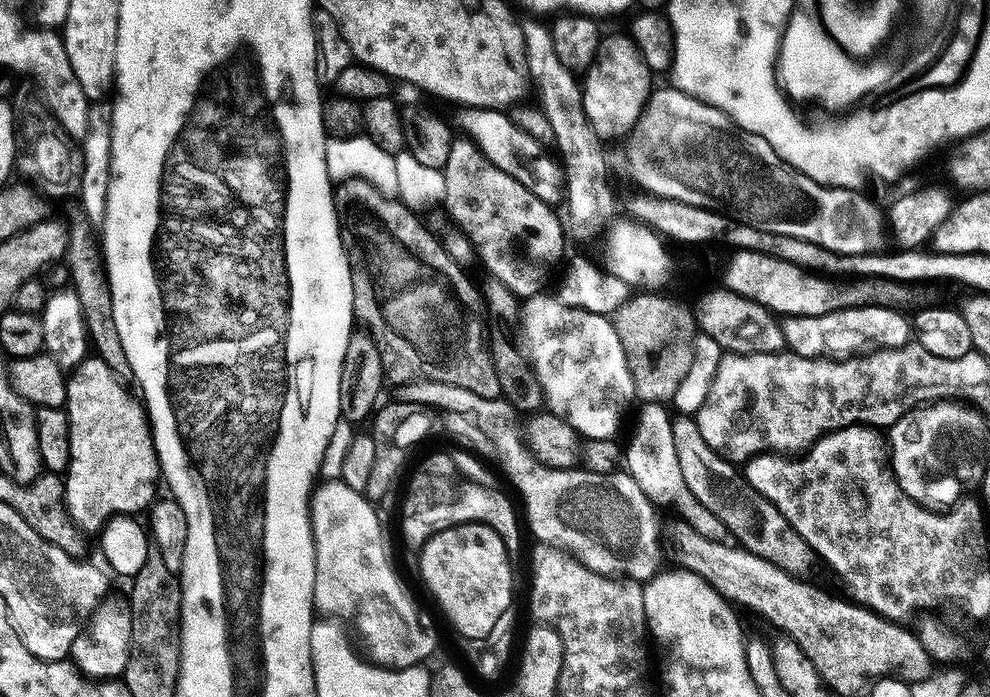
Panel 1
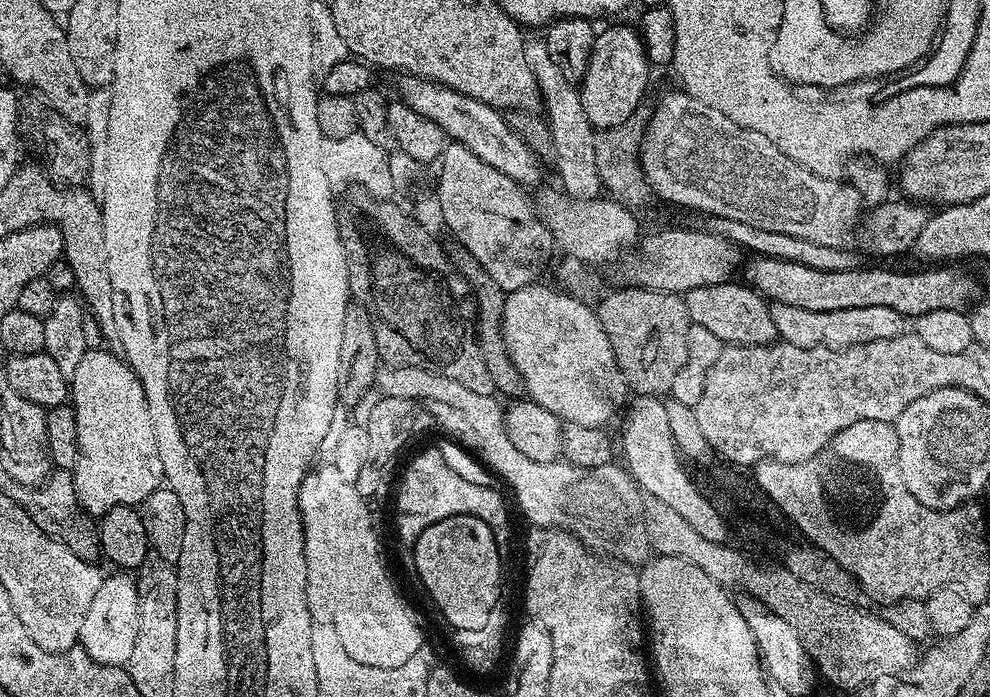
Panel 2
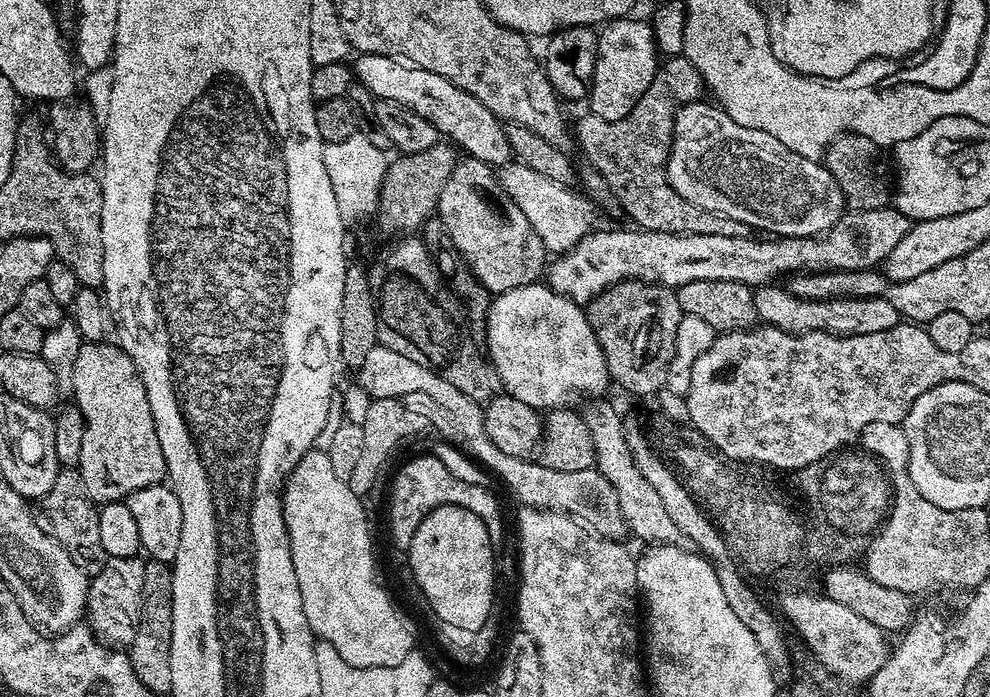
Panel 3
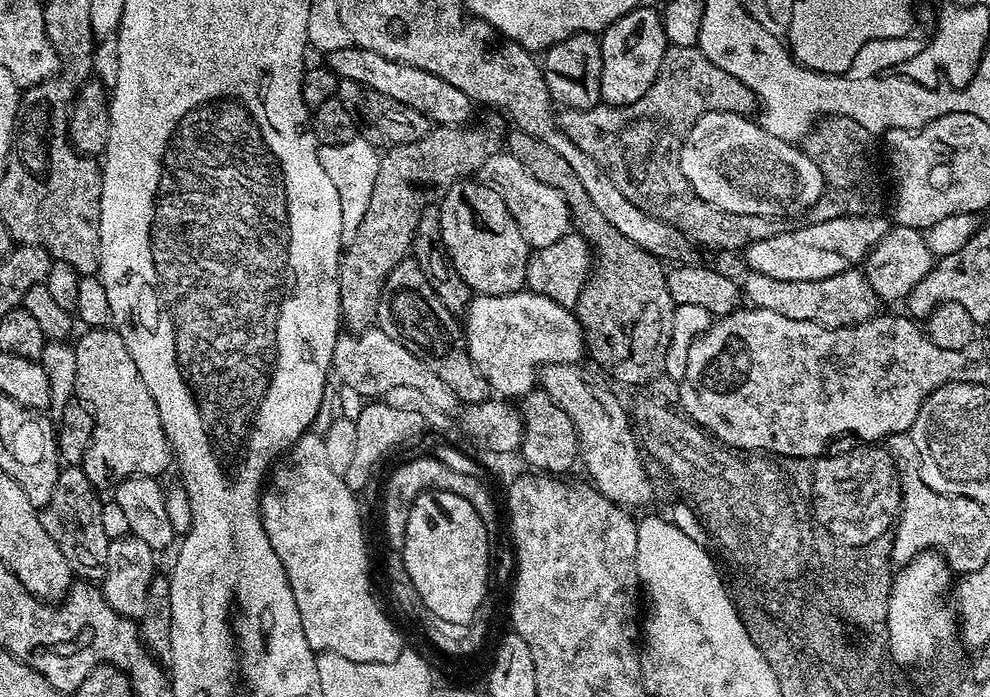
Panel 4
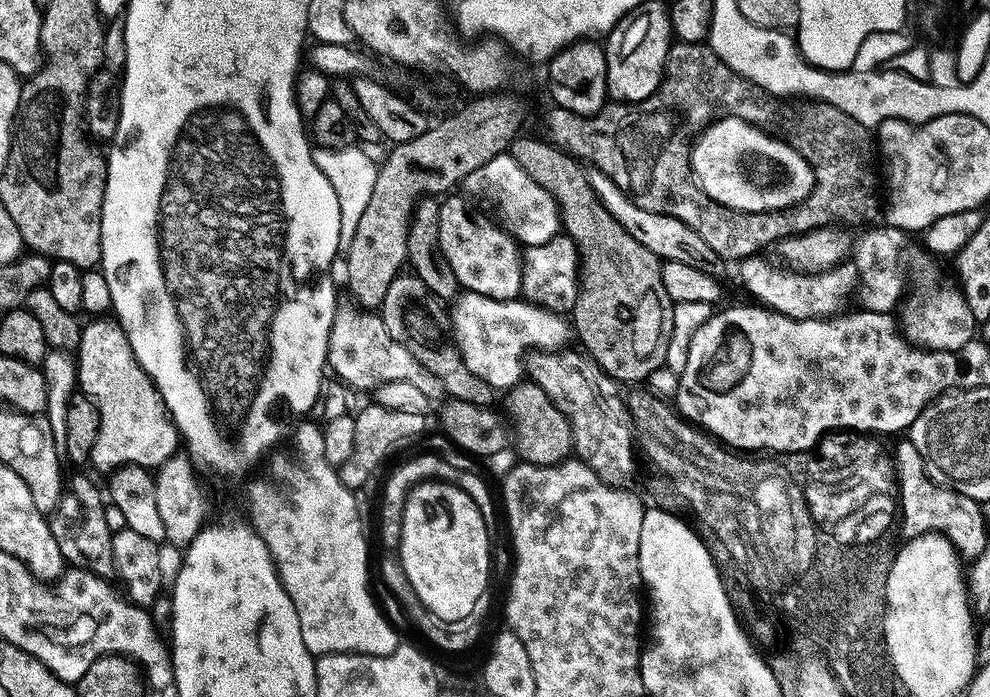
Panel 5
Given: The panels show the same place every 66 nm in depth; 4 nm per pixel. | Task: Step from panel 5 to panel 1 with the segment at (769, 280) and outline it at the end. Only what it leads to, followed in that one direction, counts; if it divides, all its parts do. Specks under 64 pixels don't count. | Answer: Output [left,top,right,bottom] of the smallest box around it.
[782,304,914,360]

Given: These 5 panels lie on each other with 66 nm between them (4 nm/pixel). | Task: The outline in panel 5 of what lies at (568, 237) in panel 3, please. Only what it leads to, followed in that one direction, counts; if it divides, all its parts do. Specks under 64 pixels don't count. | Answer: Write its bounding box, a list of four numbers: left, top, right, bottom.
[462,154,561,245]

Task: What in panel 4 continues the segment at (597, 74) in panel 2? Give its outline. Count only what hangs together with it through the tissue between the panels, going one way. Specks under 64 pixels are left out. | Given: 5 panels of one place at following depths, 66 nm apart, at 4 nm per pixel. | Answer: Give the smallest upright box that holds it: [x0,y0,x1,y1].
[600,6,669,108]

